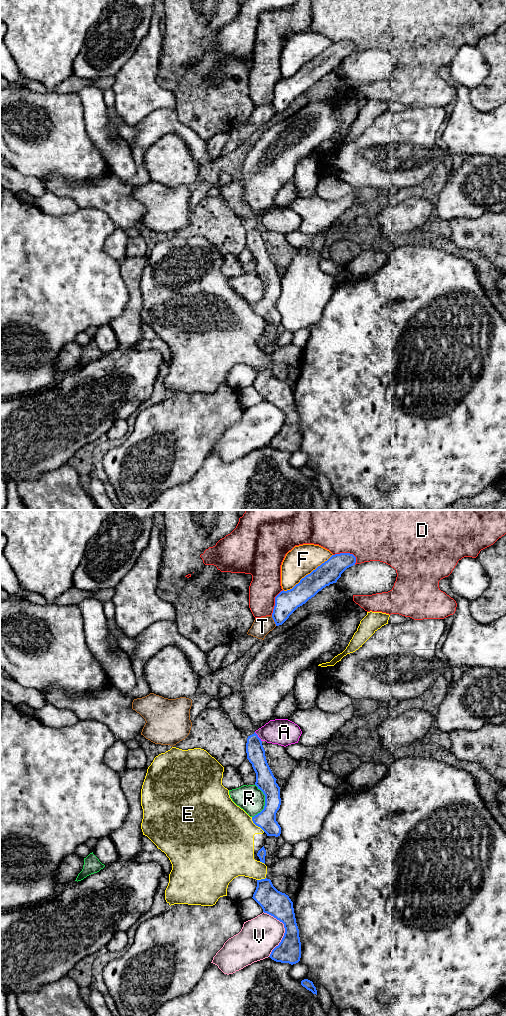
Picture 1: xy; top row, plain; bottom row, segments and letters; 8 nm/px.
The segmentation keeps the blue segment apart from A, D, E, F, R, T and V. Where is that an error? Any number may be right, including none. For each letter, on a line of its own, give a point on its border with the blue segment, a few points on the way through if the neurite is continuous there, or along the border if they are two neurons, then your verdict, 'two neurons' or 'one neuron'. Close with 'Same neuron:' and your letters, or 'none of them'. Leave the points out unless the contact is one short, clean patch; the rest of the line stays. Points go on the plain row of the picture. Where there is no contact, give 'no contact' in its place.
A: xy (258, 225) | one neuron
D: xy (347, 41) | two neurons
E: xy (256, 313) | two neurons
F: xy (308, 62) | two neurons
R: xy (265, 290) | two neurons
T: xy (273, 107) | two neurons
V: xy (285, 418) | two neurons
Same neuron: A

